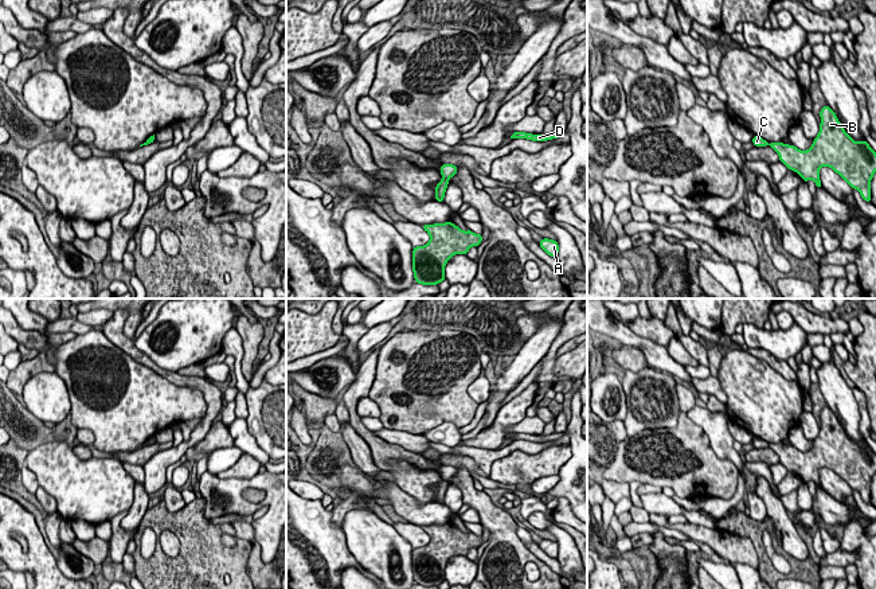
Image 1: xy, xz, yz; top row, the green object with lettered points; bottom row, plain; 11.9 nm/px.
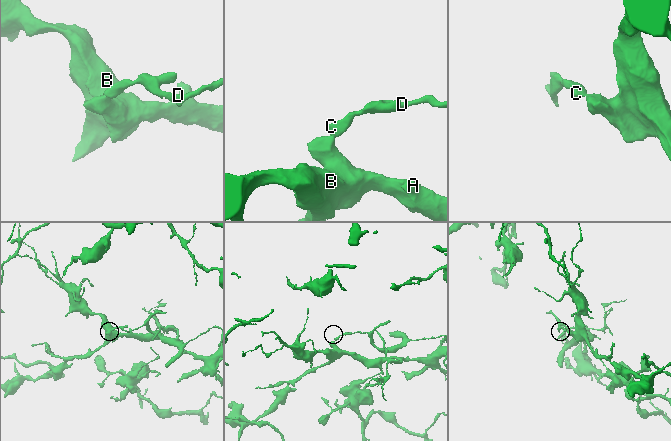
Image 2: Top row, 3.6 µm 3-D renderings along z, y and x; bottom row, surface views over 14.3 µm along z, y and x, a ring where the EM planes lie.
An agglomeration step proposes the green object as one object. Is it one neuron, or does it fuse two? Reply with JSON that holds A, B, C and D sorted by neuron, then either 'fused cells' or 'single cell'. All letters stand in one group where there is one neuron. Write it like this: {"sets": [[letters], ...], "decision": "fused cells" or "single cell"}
{"sets": [["A", "B"], ["C", "D"]], "decision": "fused cells"}

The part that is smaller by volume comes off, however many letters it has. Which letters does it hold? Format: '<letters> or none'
C, D

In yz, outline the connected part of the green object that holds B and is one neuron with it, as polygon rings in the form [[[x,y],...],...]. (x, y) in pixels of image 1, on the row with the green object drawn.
[[[825,105],[820,117],[820,132],[809,149],[801,151],[781,141],[769,145],[779,155],[779,161],[787,169],[797,172],[803,182],[812,179],[816,187],[822,188],[820,168],[829,167],[853,190],[857,190],[865,202],[871,203],[871,180],[876,172],[876,152],[867,140],[855,141],[845,132],[830,106]]]

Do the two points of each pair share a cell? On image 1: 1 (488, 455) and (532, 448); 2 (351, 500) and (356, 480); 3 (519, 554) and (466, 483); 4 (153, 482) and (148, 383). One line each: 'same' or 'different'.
1: same
2: same
3: same
4: different

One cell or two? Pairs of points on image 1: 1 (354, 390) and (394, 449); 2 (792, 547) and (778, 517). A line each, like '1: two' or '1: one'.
1: one
2: one

